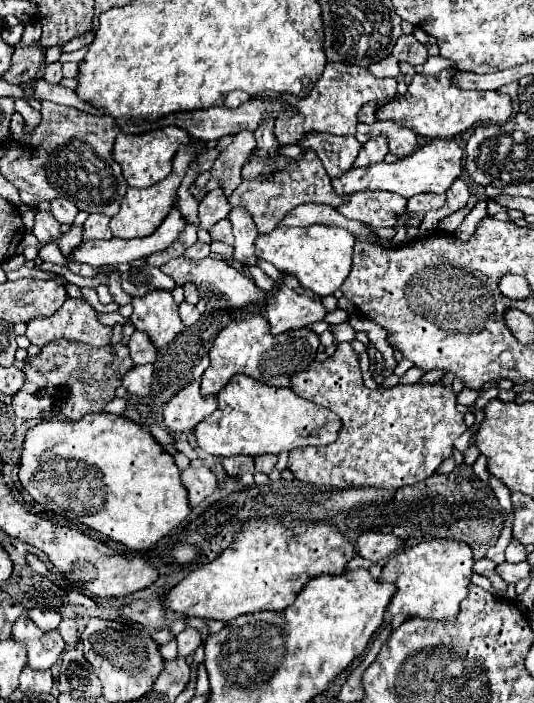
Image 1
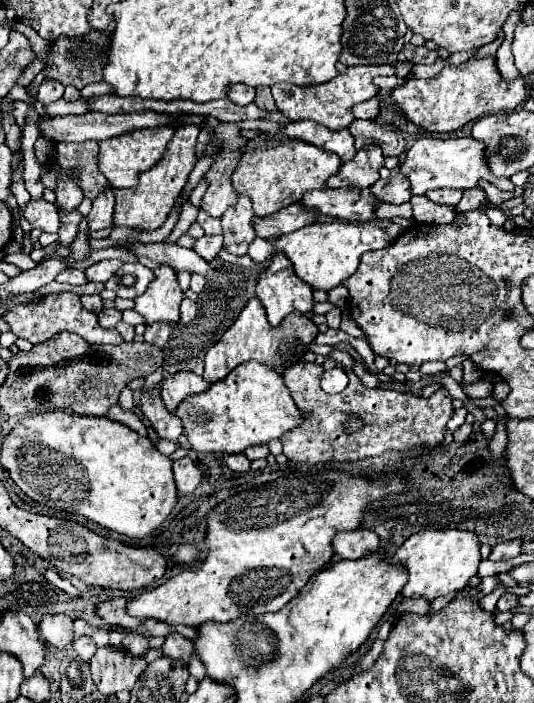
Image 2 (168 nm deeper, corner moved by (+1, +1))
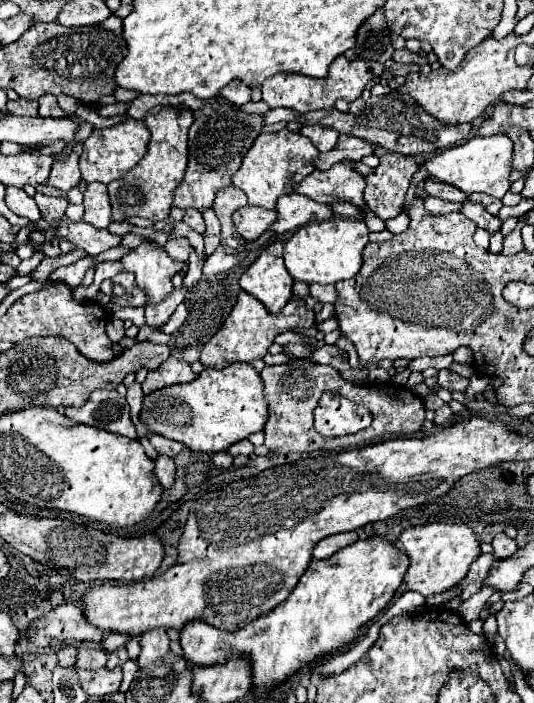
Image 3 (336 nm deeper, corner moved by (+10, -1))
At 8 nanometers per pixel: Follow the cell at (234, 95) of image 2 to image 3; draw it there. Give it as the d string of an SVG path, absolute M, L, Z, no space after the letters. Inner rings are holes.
M233 80L233 82L229 82L229 86L221 88L219 96L225 98L233 106L243 106L243 104L247 104L251 100L251 90L243 82Z

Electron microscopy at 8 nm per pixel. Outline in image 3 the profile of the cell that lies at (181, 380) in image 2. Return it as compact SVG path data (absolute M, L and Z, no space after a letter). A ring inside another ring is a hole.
M167 358L155 372L147 374L147 380L143 382L143 394L147 396L155 390L175 386L175 384L189 384L195 378L197 378L197 374L193 374L193 370L187 362L177 360L177 358Z

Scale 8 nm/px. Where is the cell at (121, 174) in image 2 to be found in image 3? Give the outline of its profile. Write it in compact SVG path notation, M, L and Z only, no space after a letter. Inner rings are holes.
M133 118L123 124L111 126L111 128L95 128L93 134L85 140L83 154L79 158L83 180L111 184L113 180L123 178L125 172L129 172L133 166L137 166L139 160L145 156L149 138L151 138L151 134L149 134L149 128L145 126L145 122L133 120Z

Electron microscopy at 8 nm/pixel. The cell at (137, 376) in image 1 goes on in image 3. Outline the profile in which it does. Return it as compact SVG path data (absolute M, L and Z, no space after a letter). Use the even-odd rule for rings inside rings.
M151 434L149 442L155 446L155 450L159 454L165 454L165 456L175 456L177 452L181 452L185 446L181 446L181 442L175 442L175 440L169 440L161 434Z

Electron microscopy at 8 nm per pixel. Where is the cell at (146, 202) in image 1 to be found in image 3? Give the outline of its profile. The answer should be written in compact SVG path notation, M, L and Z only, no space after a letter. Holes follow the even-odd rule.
M155 106L147 112L145 124L151 130L151 142L143 160L125 174L123 180L115 180L107 186L111 200L111 216L117 222L129 218L147 218L151 222L165 220L173 206L173 190L181 184L187 170L187 130L193 124L189 108L177 112L171 106Z

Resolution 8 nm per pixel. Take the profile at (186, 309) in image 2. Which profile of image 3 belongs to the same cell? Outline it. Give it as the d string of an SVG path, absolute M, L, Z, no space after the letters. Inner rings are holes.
M179 304L177 310L173 312L173 316L169 318L169 322L163 326L163 332L165 332L165 334L175 332L175 330L185 322L185 318L187 318L187 308L185 308L185 304Z

